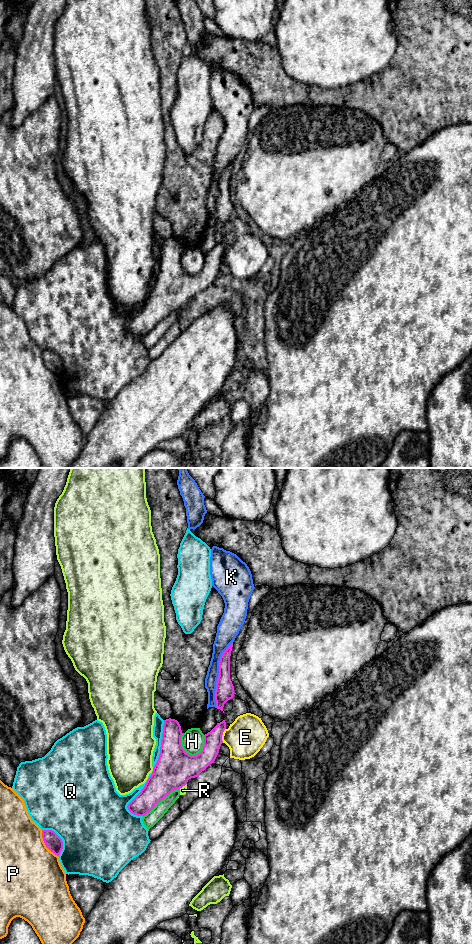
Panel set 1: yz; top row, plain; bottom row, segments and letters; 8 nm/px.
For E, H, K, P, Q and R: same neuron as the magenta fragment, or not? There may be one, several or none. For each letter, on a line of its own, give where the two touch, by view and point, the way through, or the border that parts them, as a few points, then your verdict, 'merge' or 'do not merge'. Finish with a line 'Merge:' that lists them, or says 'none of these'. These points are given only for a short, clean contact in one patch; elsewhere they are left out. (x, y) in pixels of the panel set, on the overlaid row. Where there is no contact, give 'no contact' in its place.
E: meets magenta in yz at (222, 734); do not merge
H: meets magenta in yz at (199, 753); merge
K: meets magenta in yz at (219, 674); do not merge
P: meets magenta in yz at (45, 844); do not merge
Q: meets magenta in yz at (138, 794); do not merge
R: meets magenta in yz at (153, 770); do not merge
Merge: H

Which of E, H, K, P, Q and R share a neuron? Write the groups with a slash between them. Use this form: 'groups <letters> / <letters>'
groups E / H / K / P / Q / R

